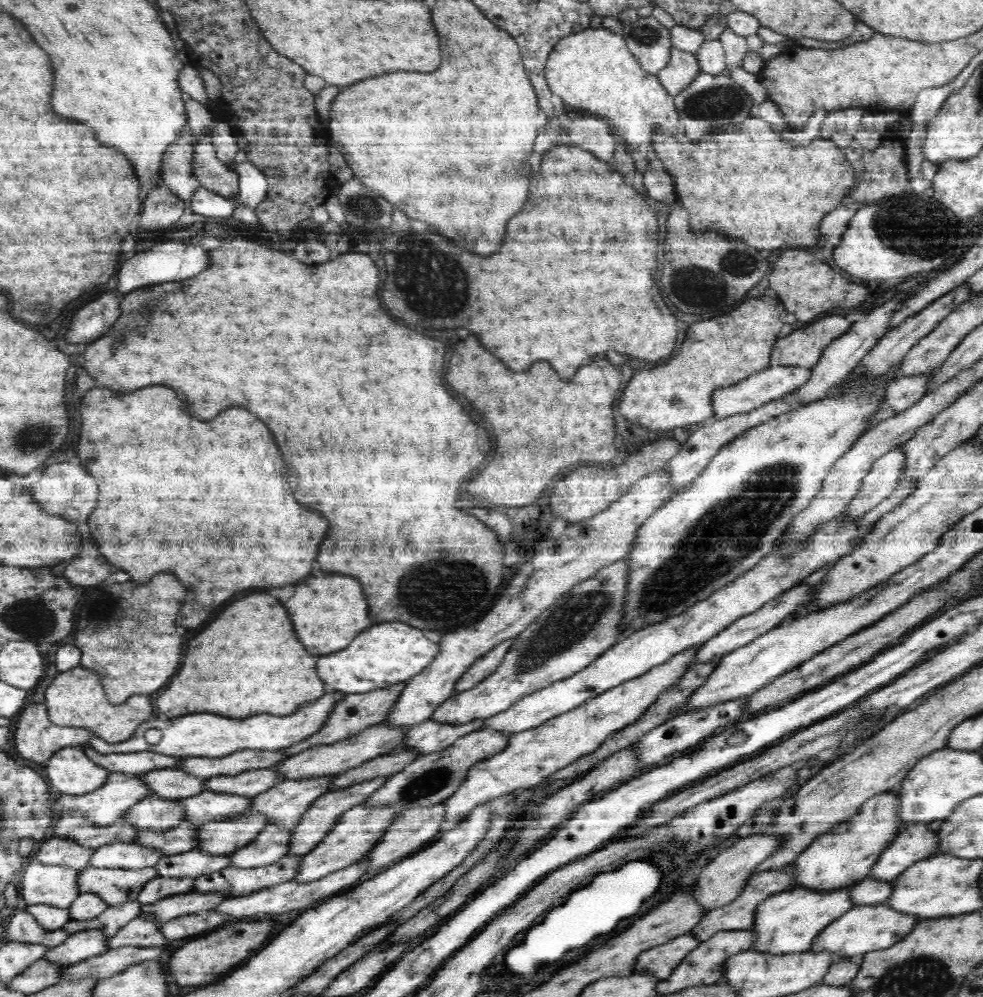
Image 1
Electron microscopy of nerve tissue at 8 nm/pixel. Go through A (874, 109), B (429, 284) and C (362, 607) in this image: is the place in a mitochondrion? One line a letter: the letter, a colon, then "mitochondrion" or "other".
A: other
B: mitochondrion
C: other

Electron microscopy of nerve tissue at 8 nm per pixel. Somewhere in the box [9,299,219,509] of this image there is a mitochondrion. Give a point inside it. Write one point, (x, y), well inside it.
(38, 434)

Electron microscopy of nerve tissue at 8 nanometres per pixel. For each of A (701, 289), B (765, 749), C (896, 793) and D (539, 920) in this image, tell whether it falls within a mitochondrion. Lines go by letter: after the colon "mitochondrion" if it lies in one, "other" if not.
A: mitochondrion
B: other
C: other
D: other

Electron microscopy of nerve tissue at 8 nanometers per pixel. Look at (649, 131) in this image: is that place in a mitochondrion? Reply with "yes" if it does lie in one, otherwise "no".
no

